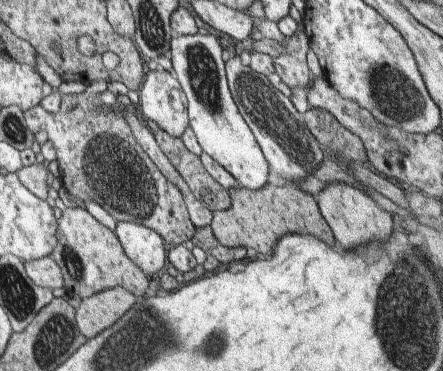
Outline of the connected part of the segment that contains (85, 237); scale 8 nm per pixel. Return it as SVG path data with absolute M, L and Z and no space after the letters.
M66 208L58 219L58 244L51 256L62 270L68 297L79 296L82 301L93 294L122 287L134 296L146 295L150 276L126 256L116 233L98 222L86 209Z

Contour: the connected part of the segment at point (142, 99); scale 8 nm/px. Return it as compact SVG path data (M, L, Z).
M160 67L156 70L146 70L138 93L140 110L146 118L174 138L181 137L184 134L184 131L189 127L189 116L186 108L187 96L174 73Z

